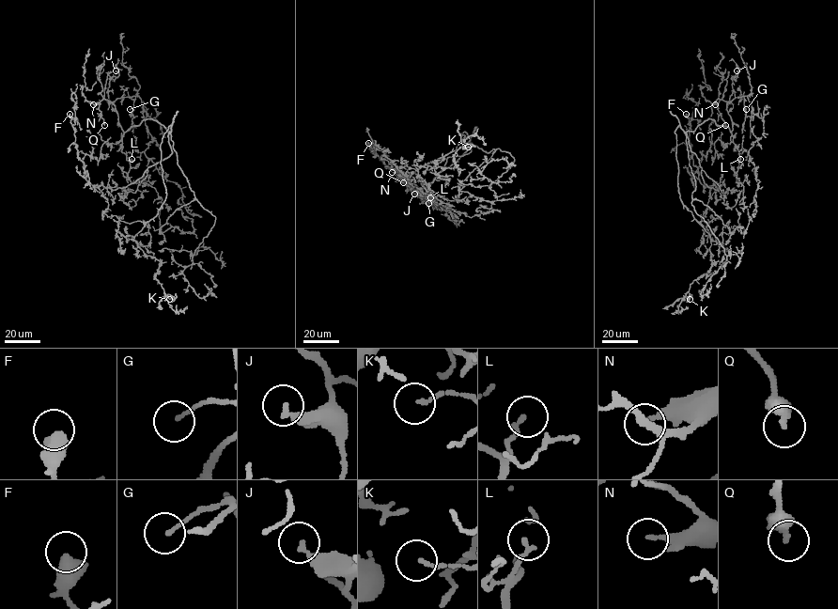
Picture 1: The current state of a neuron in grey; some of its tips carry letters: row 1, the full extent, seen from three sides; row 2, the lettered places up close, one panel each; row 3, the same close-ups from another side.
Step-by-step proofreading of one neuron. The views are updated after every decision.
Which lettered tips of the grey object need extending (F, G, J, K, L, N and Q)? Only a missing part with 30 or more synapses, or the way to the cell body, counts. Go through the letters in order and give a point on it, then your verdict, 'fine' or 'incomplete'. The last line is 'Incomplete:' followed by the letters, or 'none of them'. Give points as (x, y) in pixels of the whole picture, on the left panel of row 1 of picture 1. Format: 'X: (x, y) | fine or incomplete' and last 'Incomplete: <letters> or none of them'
F: (69, 114) | fine
G: (130, 109) | fine
J: (116, 70) | fine
K: (169, 299) | fine
L: (131, 159) | fine
N: (93, 104) | fine
Q: (104, 125) | fine
Incomplete: none of them

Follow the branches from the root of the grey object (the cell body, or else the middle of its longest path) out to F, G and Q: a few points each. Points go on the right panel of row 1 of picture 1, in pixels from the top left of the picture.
F: (678, 125), (699, 160), (704, 182), (717, 189), (714, 185), (706, 187), (699, 179), (686, 114)
G: (678, 125), (684, 132), (693, 131), (711, 118), (731, 132), (726, 103), (743, 96), (746, 109)
Q: (678, 125), (684, 132), (693, 131), (711, 118), (731, 132), (726, 101), (718, 98), (716, 103), (725, 125)

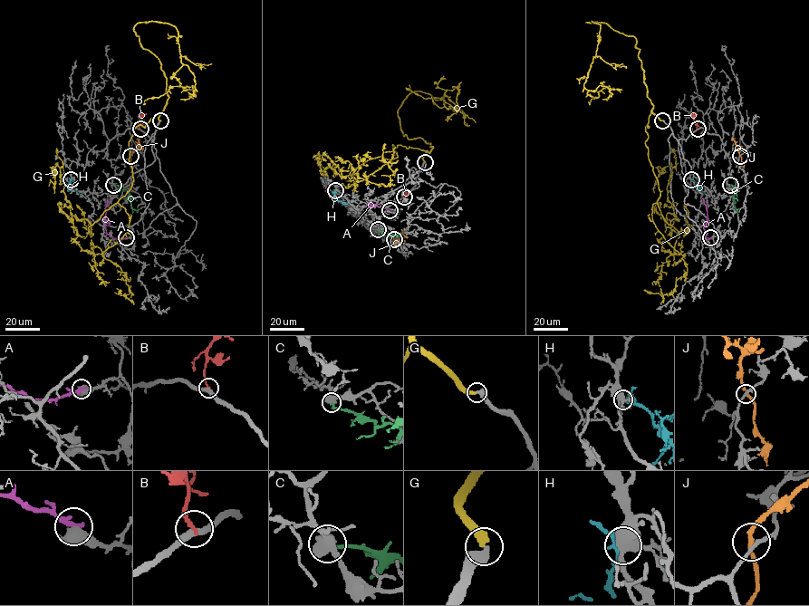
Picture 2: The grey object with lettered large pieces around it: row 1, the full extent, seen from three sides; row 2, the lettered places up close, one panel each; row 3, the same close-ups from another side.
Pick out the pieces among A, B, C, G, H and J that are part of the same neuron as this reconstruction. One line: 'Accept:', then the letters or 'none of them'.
Accept: G

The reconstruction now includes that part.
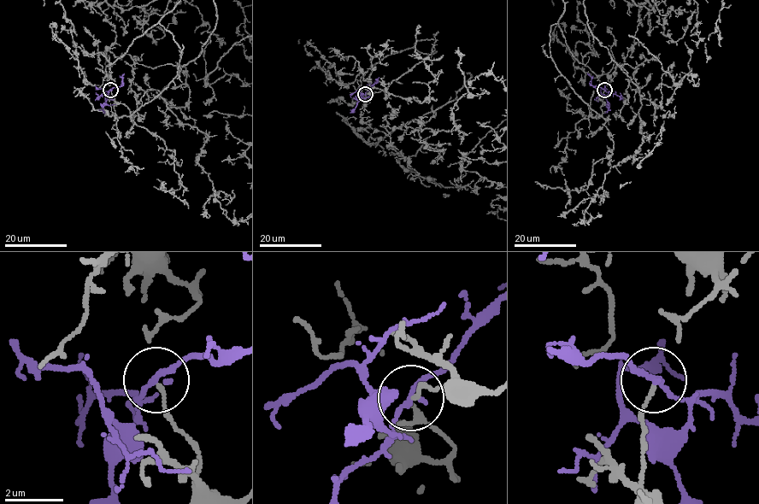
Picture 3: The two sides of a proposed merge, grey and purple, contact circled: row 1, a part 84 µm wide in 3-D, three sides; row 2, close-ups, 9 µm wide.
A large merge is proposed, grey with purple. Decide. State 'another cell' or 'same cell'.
another cell

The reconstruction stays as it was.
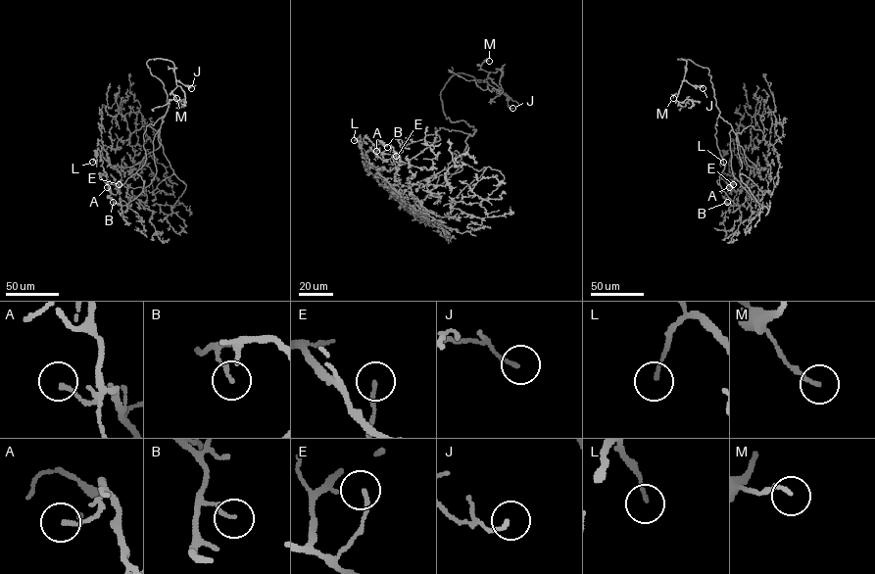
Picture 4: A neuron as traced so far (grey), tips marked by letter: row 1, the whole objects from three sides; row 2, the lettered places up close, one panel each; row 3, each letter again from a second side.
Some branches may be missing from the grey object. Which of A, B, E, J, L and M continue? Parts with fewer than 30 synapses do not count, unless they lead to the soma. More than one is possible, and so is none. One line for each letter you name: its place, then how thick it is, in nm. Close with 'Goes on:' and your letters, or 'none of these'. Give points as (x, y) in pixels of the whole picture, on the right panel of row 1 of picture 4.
Goes on: none of these

